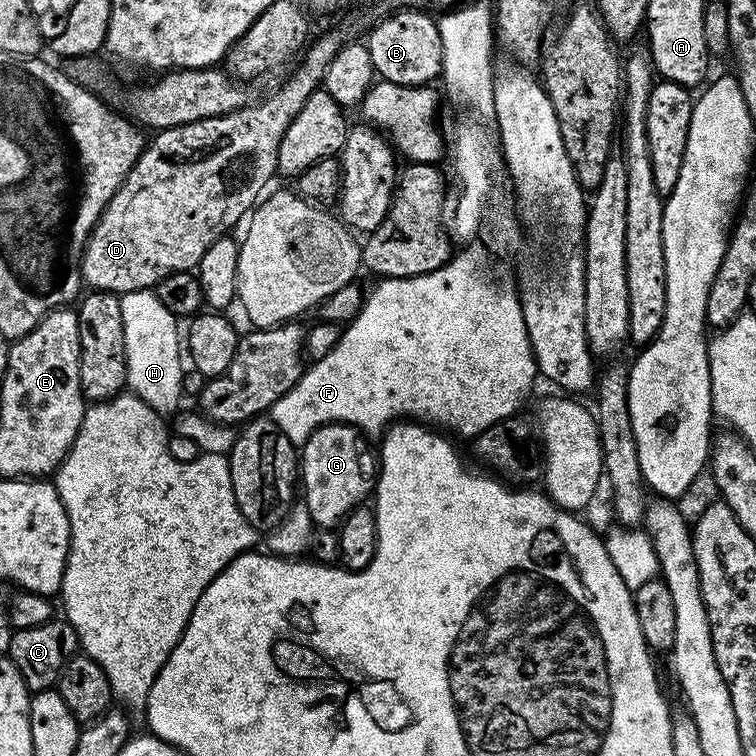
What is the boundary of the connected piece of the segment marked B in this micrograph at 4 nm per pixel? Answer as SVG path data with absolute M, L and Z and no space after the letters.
M401 10L393 12L385 20L379 20L366 33L366 43L370 50L370 62L374 66L376 76L380 80L389 80L398 86L419 88L433 83L432 79L439 77L444 71L444 50L442 48L442 34L438 34L437 17L427 16L424 12L408 12Z

